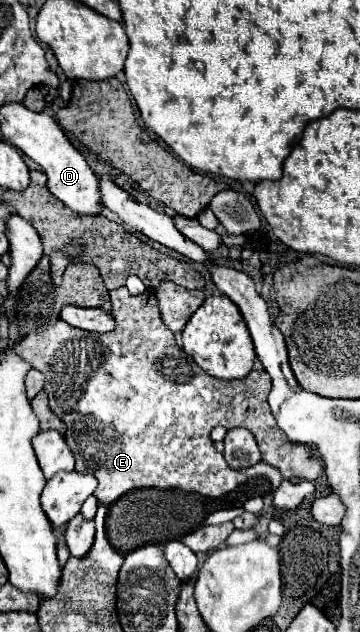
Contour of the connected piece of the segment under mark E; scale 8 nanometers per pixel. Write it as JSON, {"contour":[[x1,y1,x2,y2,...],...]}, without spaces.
{"contour":[[118,287,114,291,110,291,110,301,112,301,112,317,116,321,114,331,110,333,88,333,88,331,80,331,70,327,68,323,64,323,62,319,58,319,58,323,54,325,44,325,40,327,40,331,34,331,30,335,26,335,22,339,22,343,18,345,20,355,38,371,44,373,46,377,46,393,48,393,48,401,50,401,50,409,64,421,66,425,66,443,70,447,70,451,76,457,76,471,92,475,98,479,98,487,94,491,94,497,98,499,98,505,110,505,112,501,116,501,120,495,124,495,130,489,140,489,140,487,158,487,158,489,182,489,182,491,192,491,192,493,200,493,204,497,222,497,228,491,232,491,232,479,224,479,224,467,212,467,212,457,214,457,214,443,210,439,210,431,218,425,233,429,243,427,250,429,256,435,258,447,262,449,262,461,278,467,282,471,284,479,306,479,306,481,316,481,316,477,322,473,322,463,320,459,314,457,310,447,304,445,296,445,292,443,284,431,280,431,280,427,276,425,270,407,268,407,268,393,270,393,270,375,266,371,250,371,248,377,240,379,240,381,220,381,208,373,204,373,190,357,186,357,186,353,176,345,174,341,174,333,166,329,166,325,160,319,160,311,158,311,158,301,154,291,144,291,142,295,130,295,130,291,126,287]]}

